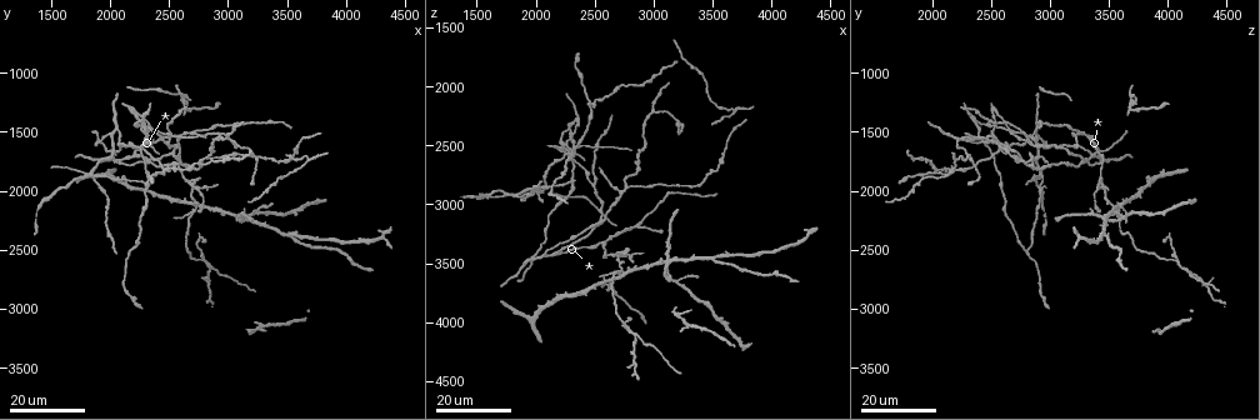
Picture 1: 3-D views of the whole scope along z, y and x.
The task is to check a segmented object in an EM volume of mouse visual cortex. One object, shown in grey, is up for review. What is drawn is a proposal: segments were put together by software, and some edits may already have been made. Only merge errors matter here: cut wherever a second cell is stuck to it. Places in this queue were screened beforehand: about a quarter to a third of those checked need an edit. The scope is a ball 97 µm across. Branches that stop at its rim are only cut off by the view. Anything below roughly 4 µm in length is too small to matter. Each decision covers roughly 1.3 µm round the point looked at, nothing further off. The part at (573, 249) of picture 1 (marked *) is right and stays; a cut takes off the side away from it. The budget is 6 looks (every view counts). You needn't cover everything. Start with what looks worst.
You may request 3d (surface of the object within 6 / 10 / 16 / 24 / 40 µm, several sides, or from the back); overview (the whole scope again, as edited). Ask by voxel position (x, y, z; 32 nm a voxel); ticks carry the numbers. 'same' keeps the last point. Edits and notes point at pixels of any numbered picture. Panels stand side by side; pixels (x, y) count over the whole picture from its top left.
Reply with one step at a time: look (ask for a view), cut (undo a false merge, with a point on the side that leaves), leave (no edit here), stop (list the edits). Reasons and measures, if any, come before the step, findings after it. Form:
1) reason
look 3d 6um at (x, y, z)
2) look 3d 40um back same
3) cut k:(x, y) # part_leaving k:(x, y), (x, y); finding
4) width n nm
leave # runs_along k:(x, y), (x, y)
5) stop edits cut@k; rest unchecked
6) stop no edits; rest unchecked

three-way junction
look 3d 16um at (2720, 1520, 3240)

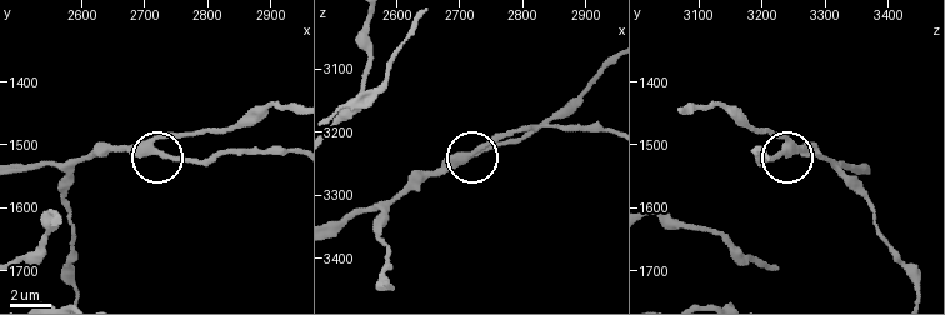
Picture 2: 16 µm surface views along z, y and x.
closer look
look 3d 10um at (2715, 1500, 3235)

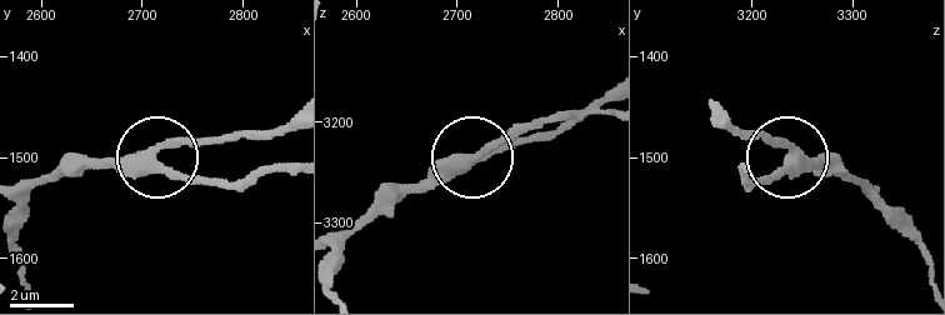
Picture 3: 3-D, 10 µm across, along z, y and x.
look 3d 10um back at (2714, 1498, 3238)

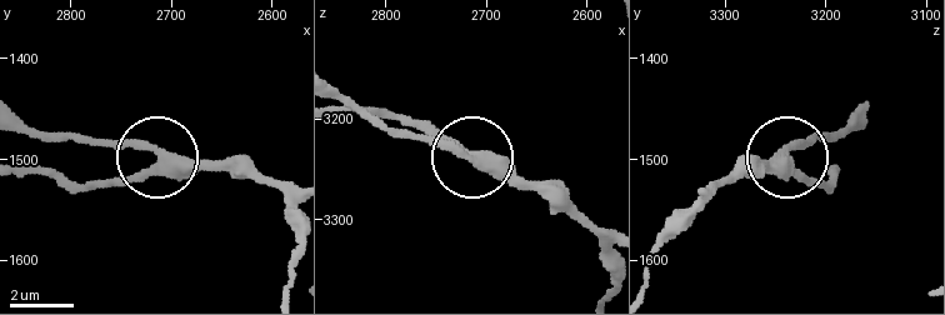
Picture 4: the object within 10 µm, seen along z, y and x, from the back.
arms 3
leave # runs_along 4:(701, 188), (776, 160), (823, 185); continuous, no second cell

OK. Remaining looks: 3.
a fork
look 3d 16um at (2000, 1520, 2900)

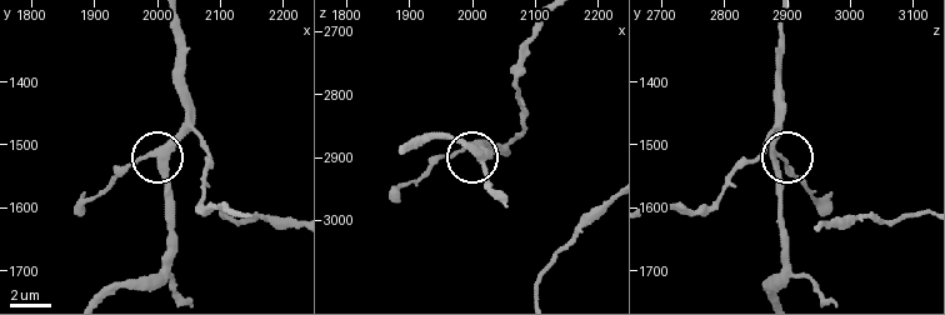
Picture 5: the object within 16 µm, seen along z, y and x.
look 3d 6um at (2010, 1530, 2880)

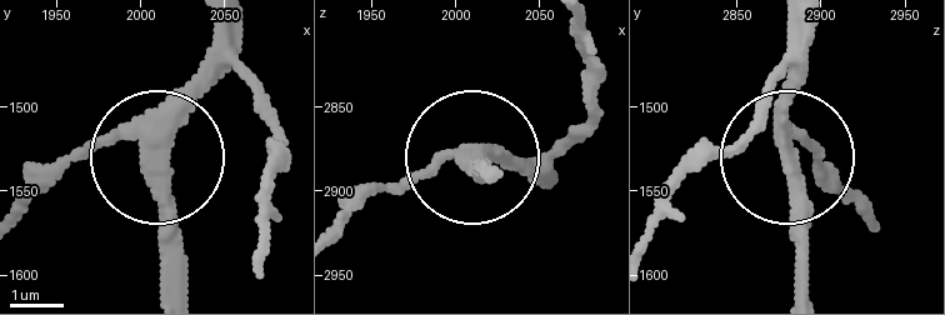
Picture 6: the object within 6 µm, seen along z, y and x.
cut 6:(66, 164) # part_leaving 6:(125, 126), (23, 194); a second cell is stuck on

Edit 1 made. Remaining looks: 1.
stop edits cut@6; rest unchecked

